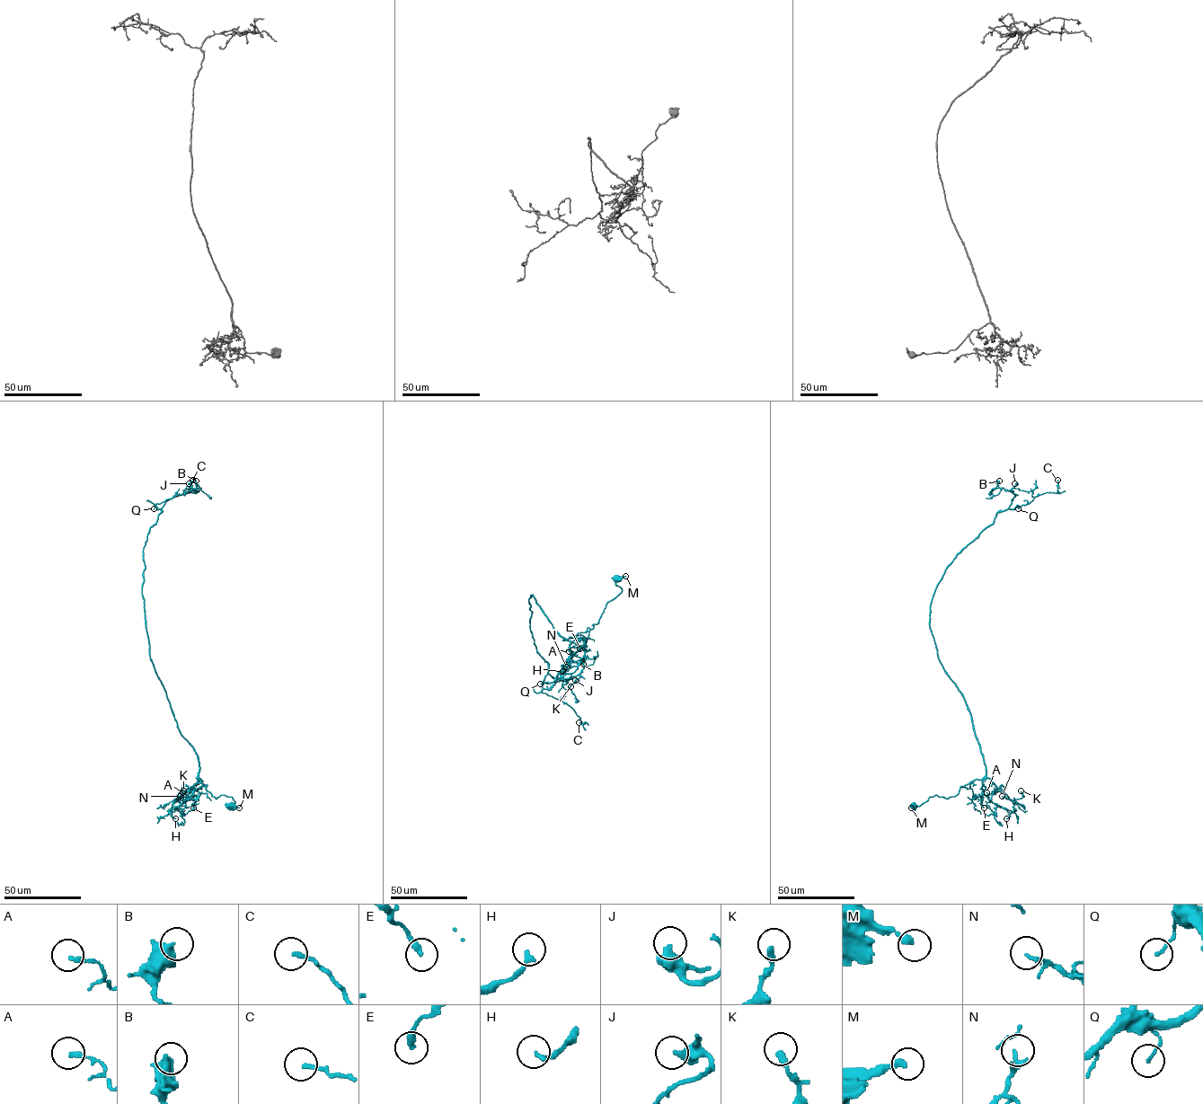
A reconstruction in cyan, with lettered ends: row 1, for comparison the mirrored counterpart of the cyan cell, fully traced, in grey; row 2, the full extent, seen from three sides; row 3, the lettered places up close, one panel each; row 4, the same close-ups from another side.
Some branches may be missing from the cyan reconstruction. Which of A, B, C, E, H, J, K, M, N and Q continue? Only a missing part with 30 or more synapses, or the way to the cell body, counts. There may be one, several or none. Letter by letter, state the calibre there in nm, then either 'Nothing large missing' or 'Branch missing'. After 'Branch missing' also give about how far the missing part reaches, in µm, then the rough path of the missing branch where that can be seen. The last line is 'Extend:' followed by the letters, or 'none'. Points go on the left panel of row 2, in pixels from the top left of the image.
A: Thickness 190 nm. Nothing large missing
B: Thickness 550 nm. Nothing large missing
C: Thickness 170 nm. Nothing large missing
E: Thickness 280 nm. Nothing large missing
H: Thickness 200 nm. Nothing large missing
J: Thickness 480 nm. Nothing large missing
K: Thickness 280 nm. Nothing large missing
M: Thickness 300 nm. Nothing large missing
N: Thickness 130 nm. Nothing large missing
Q: Thickness 110 nm. Nothing large missing
Extend: none

